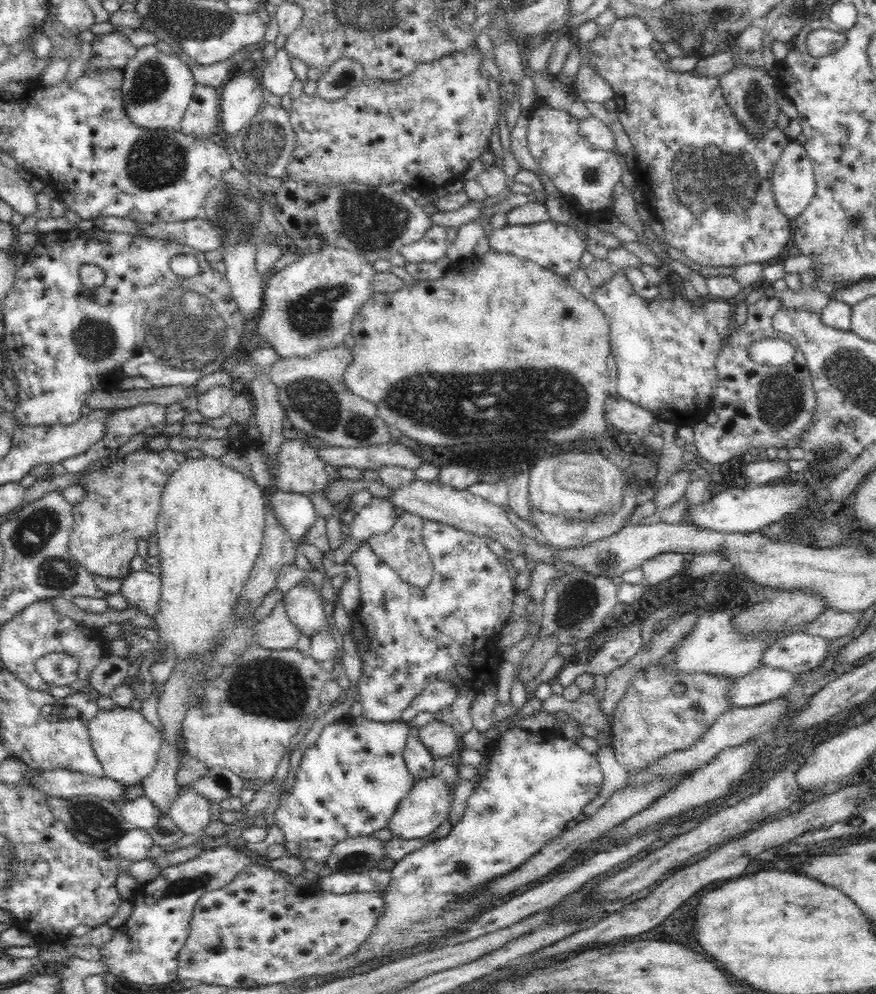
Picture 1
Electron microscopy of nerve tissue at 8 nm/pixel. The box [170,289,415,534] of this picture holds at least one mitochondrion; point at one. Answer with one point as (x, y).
(315, 401)

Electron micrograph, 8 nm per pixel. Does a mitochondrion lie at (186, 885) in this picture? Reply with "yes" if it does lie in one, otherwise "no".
yes

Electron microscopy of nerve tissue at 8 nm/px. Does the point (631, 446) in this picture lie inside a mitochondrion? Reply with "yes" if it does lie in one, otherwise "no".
no

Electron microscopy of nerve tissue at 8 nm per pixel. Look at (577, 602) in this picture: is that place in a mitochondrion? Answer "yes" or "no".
yes

